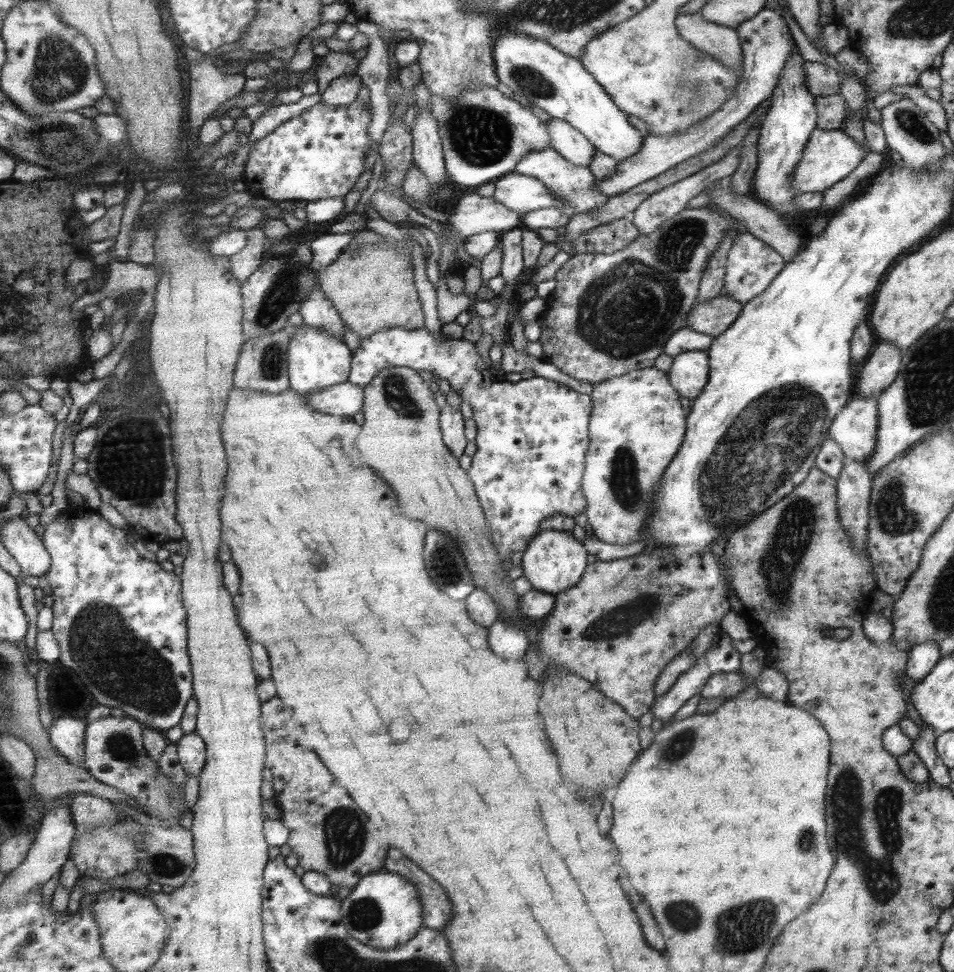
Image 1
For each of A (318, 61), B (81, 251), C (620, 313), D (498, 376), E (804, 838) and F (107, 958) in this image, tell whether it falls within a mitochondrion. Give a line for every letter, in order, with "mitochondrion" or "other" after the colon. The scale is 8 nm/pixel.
A: other
B: other
C: mitochondrion
D: other
E: mitochondrion
F: other

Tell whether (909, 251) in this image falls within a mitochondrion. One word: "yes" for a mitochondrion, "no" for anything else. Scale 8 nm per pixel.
no

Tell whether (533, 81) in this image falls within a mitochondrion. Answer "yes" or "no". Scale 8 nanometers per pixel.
yes

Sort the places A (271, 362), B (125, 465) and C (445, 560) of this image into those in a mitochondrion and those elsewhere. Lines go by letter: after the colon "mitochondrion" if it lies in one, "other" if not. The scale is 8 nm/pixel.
A: mitochondrion
B: mitochondrion
C: mitochondrion

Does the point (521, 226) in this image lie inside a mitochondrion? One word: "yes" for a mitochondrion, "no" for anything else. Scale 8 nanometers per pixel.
no

